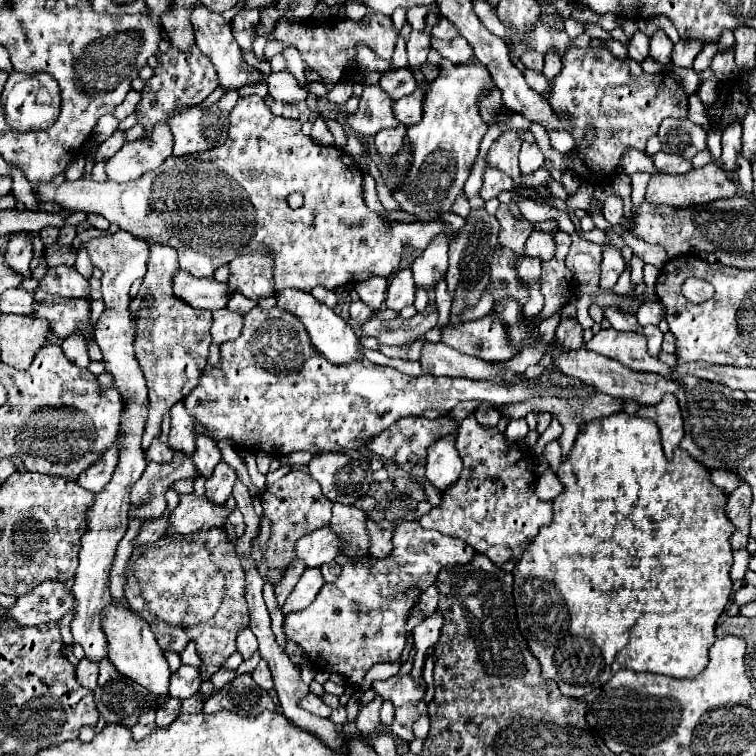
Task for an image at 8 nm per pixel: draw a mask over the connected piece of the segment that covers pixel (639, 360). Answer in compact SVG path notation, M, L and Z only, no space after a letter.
M613 327L601 329L589 343L585 343L585 349L615 359L633 371L651 371L661 375L671 373L665 363L647 353L647 339L641 333L623 333Z

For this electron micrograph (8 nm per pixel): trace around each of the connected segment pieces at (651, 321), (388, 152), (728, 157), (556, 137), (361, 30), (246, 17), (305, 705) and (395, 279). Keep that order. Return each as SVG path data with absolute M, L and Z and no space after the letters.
M659 301L645 303L635 313L635 317L637 317L637 321L639 321L641 327L645 327L645 325L659 325L659 321L663 319L663 315L665 315L665 309L661 307Z
M399 125L395 129L383 129L375 135L375 149L381 155L383 163L391 163L391 159L401 151L405 137L405 125Z
M729 123L729 127L725 127L723 131L723 169L731 175L735 169L735 157L737 153L741 153L741 123Z
M547 130L551 147L567 154L573 150L574 139L571 134L563 130Z
M367 13L361 20L355 21L350 18L335 18L329 16L318 24L315 20L303 19L299 23L281 18L277 21L273 33L269 35L271 39L277 41L287 41L291 43L303 57L303 61L317 71L319 81L323 85L327 85L329 89L339 83L343 79L343 75L347 71L351 71L355 67L355 57L357 57L357 45L364 43L381 59L391 59L393 57L393 49L395 49L395 41L397 41L399 31L393 27L391 17L385 15L377 15L377 13Z
M259 7L255 9L243 9L239 15L231 21L233 37L239 43L241 49L251 49L255 39L255 25L259 23Z
M309 693L307 697L303 697L301 701L299 701L299 707L301 709L305 709L305 711L309 711L309 713L313 713L313 715L317 715L317 717L329 717L329 713L331 713L331 709L321 701L321 697L317 697L317 695L313 695L313 693Z
M399 269L391 277L391 285L387 291L385 305L399 313L403 307L413 305L413 299L415 299L415 283L413 283L411 269Z

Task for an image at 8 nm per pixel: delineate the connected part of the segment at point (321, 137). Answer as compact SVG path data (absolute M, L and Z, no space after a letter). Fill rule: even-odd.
M317 117L313 123L310 137L315 143L325 143L325 145L333 145L333 135L329 133L323 117Z

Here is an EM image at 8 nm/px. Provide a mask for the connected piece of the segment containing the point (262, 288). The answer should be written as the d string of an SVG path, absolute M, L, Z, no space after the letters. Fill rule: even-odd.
M253 251L229 263L229 295L241 293L253 301L273 297L273 257L269 251ZM269 293L269 295L263 295Z

